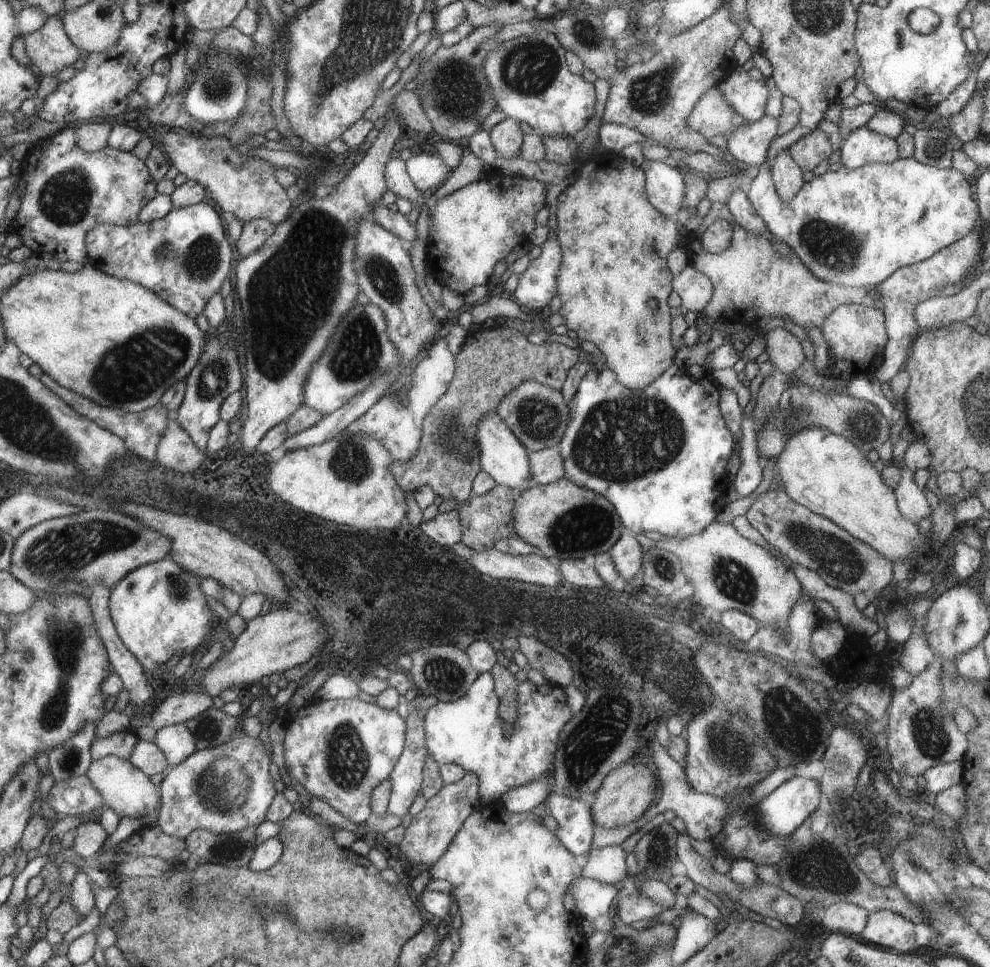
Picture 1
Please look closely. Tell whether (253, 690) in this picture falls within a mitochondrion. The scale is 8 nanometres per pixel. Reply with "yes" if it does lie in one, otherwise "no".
no

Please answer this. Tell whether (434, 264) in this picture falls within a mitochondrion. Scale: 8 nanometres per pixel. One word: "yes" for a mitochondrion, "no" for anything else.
no

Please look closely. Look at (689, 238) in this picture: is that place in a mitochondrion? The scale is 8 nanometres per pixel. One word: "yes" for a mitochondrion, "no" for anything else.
no

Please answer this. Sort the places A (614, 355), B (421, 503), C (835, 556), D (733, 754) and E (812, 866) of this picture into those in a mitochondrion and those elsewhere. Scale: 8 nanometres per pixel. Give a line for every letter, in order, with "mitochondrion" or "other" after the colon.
A: other
B: other
C: mitochondrion
D: mitochondrion
E: mitochondrion

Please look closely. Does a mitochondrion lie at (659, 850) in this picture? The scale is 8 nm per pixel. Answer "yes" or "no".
yes

